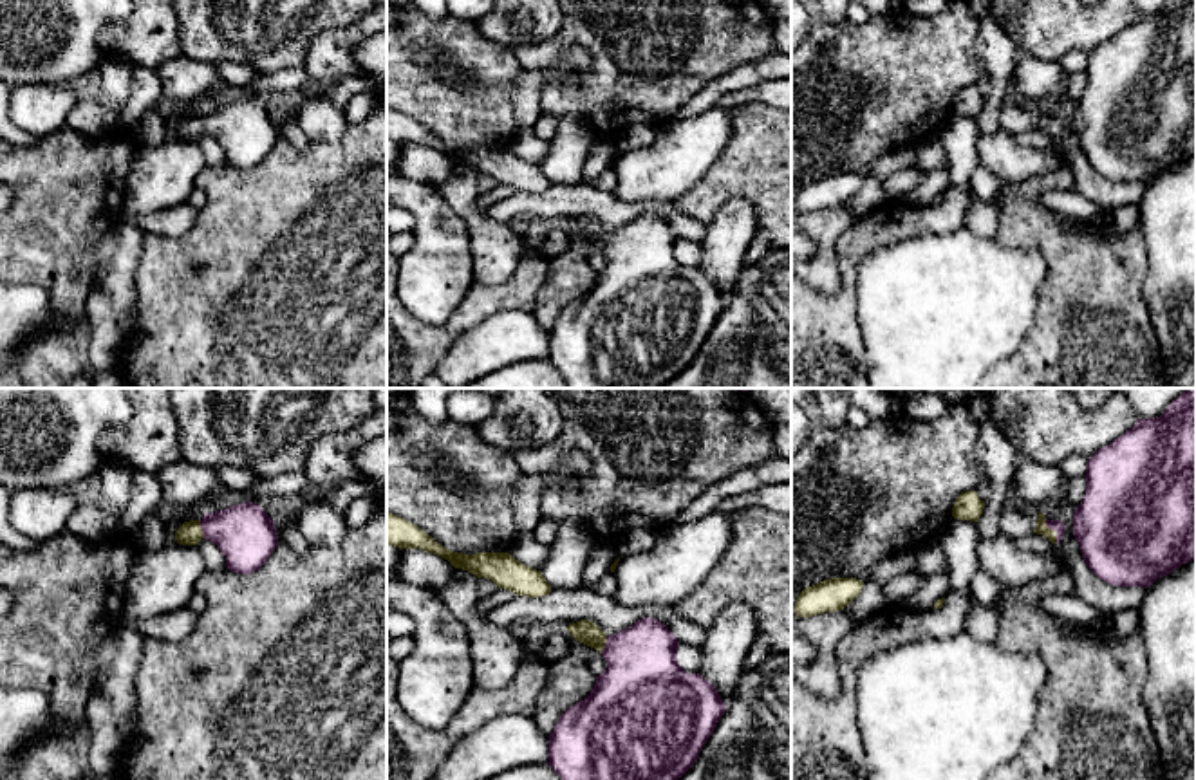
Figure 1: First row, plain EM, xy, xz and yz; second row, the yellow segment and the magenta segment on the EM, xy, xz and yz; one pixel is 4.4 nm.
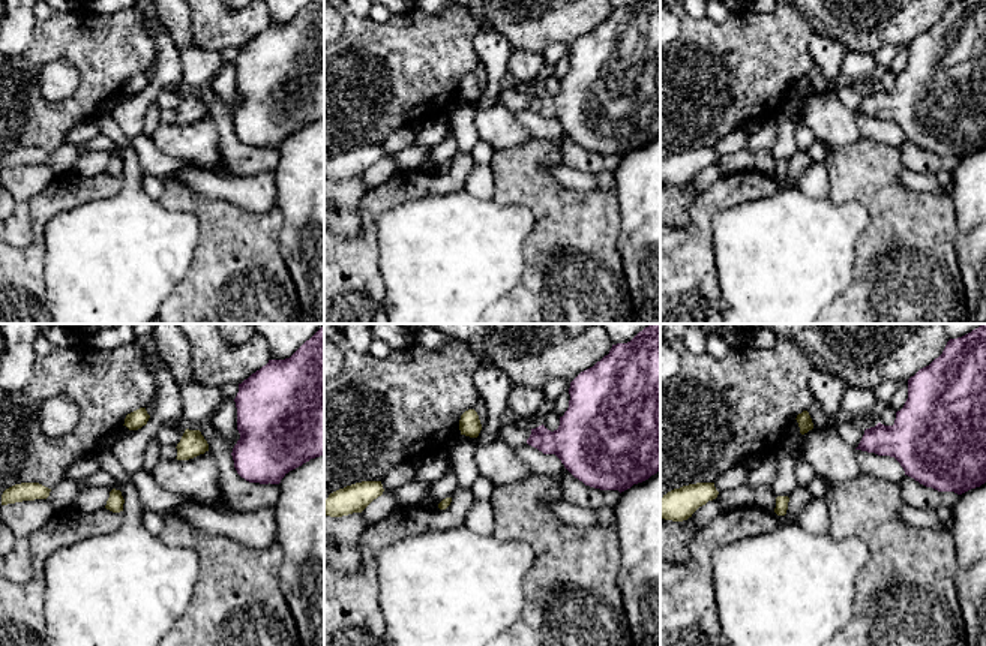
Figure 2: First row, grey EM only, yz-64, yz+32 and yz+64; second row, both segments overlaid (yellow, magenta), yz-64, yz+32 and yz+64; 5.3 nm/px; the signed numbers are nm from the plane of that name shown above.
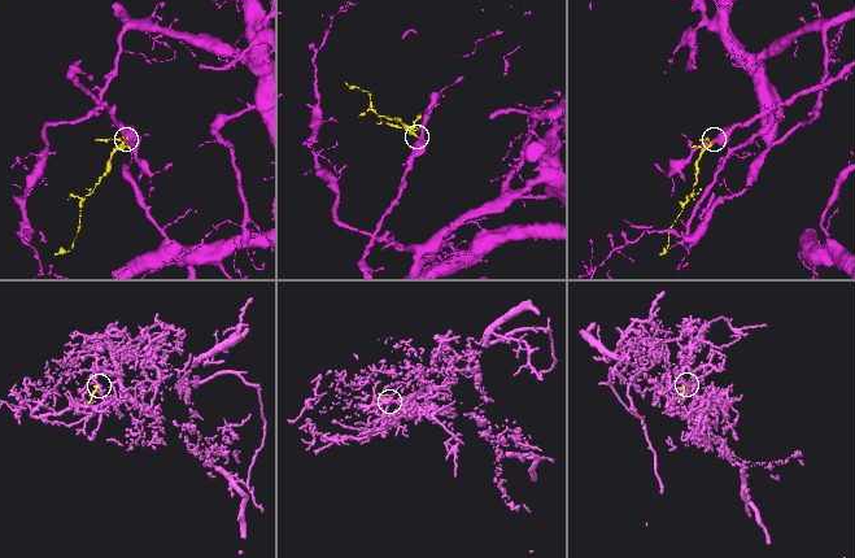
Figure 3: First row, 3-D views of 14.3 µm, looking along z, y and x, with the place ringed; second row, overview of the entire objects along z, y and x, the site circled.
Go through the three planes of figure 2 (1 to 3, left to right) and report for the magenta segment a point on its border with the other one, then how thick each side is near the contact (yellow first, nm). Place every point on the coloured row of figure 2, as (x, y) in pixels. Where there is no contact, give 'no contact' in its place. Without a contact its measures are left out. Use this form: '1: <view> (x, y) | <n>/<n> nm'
1: no contact
2: no contact
3: no contact

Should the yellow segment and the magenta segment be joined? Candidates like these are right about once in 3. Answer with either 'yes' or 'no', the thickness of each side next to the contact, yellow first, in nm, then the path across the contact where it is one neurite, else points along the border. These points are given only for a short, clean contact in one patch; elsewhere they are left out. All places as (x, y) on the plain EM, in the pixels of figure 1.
yes | 50/50 nm | across yz (1041, 123), (1054, 127), (1057, 121)

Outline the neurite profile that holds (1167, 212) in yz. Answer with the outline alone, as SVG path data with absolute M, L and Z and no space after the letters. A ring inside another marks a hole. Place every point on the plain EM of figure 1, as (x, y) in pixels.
M1196 153L1147 182L1138 209L1147 247L1142 292L1162 348L1167 388L1196 388Z

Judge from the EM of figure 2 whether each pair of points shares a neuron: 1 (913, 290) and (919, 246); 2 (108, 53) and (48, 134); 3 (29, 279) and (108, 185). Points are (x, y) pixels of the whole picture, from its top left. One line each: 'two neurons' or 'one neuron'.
1: one neuron
2: one neuron
3: one neuron

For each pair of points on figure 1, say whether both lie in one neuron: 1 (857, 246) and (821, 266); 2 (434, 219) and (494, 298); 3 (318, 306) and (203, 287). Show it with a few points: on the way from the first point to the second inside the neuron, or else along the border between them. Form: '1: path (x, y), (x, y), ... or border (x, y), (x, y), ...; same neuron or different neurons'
1: border (857, 221), (837, 242), (839, 287), (812, 287); different neurons
2: border (474, 282), (468, 295), (448, 318); different neurons
3: path (289, 304), (232, 304); same neuron

